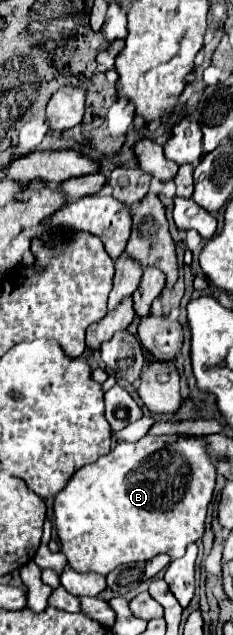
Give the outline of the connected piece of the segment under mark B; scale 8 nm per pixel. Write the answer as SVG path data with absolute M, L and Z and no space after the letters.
M143 436L137 442L119 442L109 454L105 454L103 458L99 458L97 462L79 468L75 472L73 478L67 480L67 486L55 494L53 498L53 526L57 530L57 538L59 538L59 546L61 552L67 556L67 562L71 564L71 568L75 572L97 572L101 576L107 576L111 570L115 570L121 564L127 562L139 562L139 560L151 560L153 556L165 552L171 558L179 558L185 554L187 544L199 540L203 536L205 530L205 516L207 516L207 504L211 502L213 496L213 488L215 488L215 464L209 458L205 444L203 442L195 442L189 438L177 438L177 436Z

